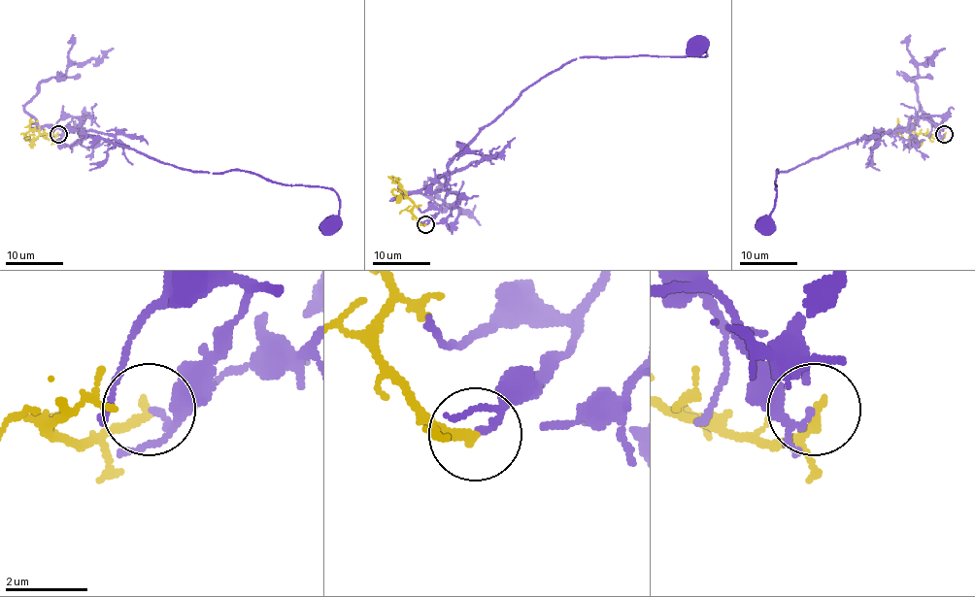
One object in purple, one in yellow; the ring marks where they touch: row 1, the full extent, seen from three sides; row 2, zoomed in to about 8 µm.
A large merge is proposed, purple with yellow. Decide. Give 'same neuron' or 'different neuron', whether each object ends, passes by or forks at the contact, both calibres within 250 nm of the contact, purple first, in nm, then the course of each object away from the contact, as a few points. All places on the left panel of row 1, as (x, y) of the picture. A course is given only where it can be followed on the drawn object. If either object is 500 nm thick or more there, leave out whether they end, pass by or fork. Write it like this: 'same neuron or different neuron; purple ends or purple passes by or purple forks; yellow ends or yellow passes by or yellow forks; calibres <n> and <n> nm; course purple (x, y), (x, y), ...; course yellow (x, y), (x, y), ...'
different neuron; purple passes by; yellow ends; calibres 100 and 240 nm; course purple (58, 134), (77, 116), (81, 132), (180, 168), (243, 170), (282, 184), (331, 188), (340, 212), (328, 224); course yellow (58, 134), (48, 138), (45, 134), (31, 129), (25, 135), (29, 138)

